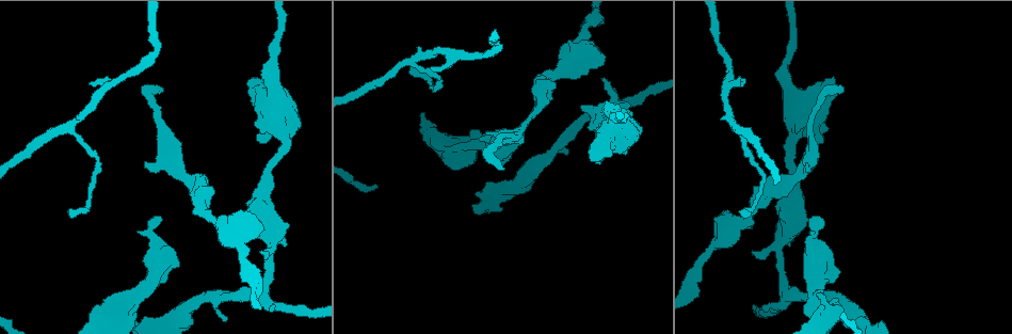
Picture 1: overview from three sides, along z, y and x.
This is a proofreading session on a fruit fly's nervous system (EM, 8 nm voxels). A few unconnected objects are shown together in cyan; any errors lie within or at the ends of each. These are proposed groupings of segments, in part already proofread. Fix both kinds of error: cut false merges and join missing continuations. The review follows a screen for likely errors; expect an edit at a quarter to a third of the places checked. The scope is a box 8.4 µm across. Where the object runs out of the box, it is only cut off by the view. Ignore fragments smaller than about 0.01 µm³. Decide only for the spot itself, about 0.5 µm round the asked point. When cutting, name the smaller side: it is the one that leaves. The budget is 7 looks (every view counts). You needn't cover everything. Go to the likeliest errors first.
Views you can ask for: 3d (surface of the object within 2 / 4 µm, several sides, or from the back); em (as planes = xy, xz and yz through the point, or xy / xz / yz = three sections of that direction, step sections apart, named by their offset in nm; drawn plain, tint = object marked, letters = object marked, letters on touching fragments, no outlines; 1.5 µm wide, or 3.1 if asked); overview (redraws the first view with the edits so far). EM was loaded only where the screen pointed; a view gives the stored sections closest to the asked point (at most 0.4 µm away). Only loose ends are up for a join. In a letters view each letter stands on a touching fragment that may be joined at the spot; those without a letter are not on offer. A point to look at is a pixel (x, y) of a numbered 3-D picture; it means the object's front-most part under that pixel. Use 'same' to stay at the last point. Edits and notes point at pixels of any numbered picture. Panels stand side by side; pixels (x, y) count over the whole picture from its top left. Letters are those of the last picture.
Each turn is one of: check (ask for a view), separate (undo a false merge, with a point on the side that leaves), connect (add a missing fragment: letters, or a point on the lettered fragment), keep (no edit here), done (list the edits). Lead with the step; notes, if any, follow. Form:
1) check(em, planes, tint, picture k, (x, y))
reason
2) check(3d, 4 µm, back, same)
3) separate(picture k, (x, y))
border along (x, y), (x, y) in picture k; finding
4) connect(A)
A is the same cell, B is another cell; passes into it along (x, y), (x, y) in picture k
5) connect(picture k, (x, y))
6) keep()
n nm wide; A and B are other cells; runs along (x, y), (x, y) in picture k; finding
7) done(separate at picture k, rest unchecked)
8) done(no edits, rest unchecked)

check(3d, 4 µm, picture 1, (807, 163))
free end

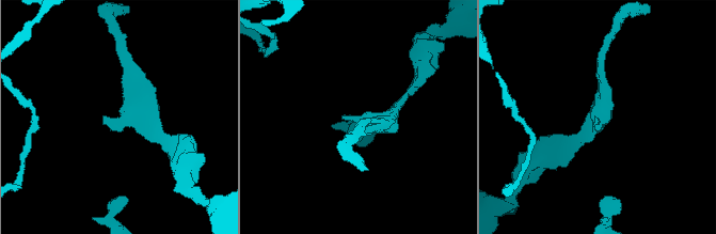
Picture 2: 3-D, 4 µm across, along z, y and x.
check(em, xy, step 4, tint, picture 2, (594, 118))

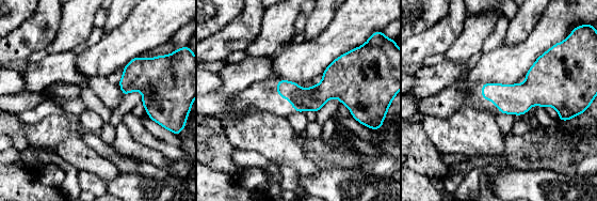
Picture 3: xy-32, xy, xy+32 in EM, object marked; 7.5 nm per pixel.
check(em, planes, letters, same)
another direction

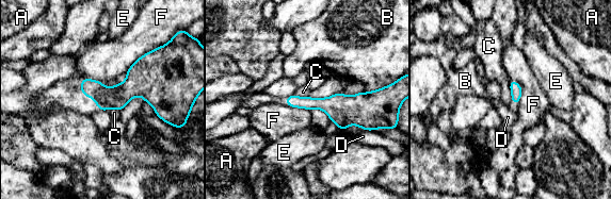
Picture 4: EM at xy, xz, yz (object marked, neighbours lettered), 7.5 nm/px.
keep()
A, B, C, D, E and F are other cells; border along (509, 80), (511, 101) in picture 4; none of them fits

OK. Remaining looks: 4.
check(em, planes, tint, picture 1, (262, 251))
thin end

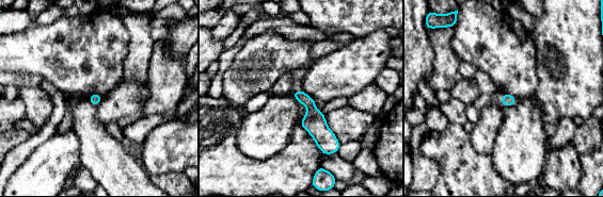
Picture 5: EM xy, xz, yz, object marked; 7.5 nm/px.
check(em, planes, letters, same)
see the neighbours

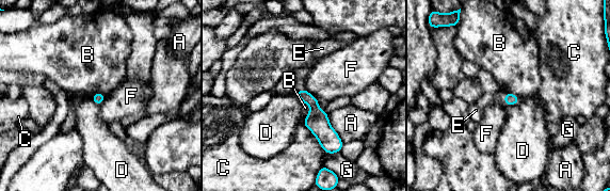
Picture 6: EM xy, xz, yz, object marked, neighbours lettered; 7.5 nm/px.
connect(E)
E is the same cell, A, B, C, D, F and G are other cells; the cell continues

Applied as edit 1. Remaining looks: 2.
done(connect at picture 6, rest unchecked)

